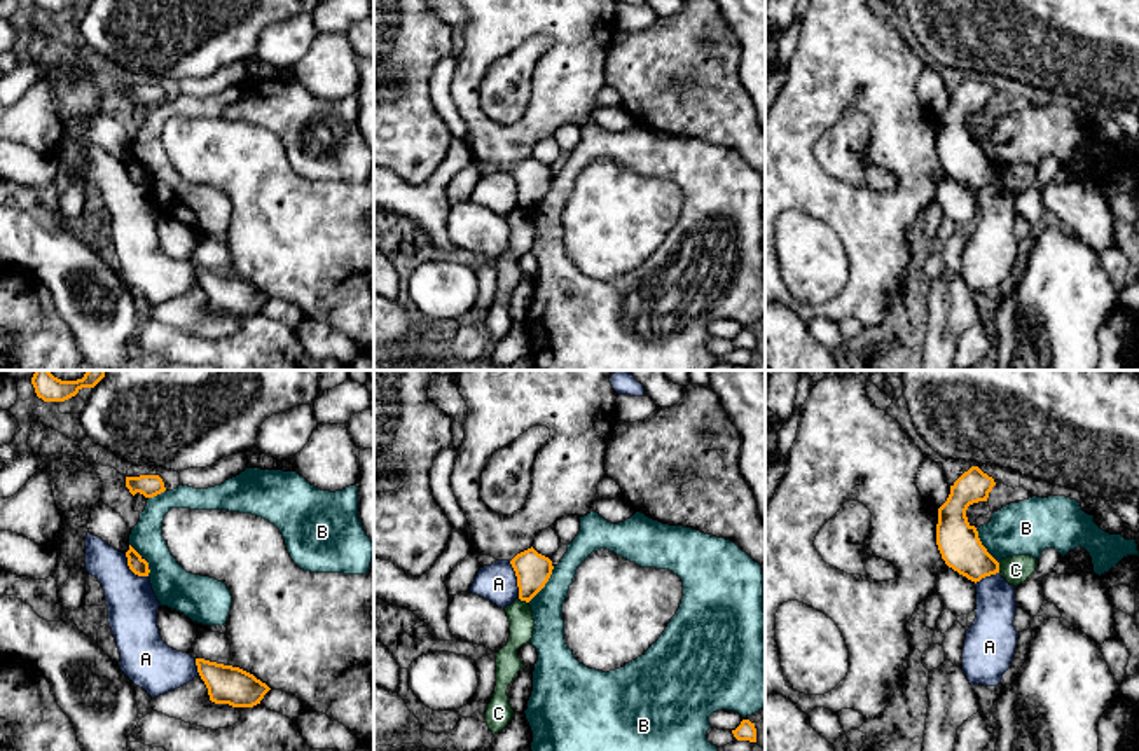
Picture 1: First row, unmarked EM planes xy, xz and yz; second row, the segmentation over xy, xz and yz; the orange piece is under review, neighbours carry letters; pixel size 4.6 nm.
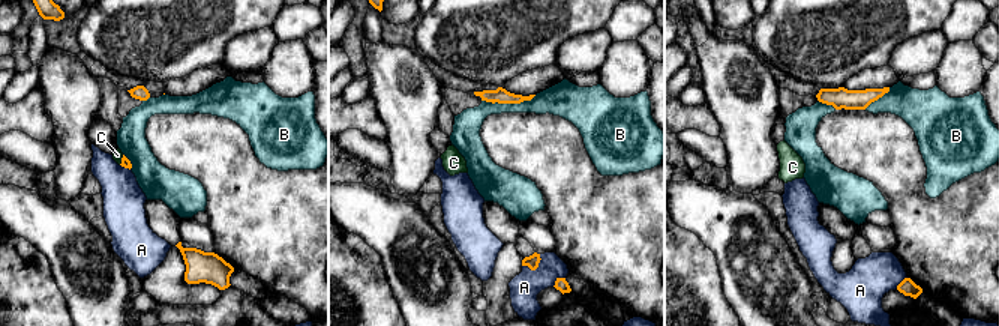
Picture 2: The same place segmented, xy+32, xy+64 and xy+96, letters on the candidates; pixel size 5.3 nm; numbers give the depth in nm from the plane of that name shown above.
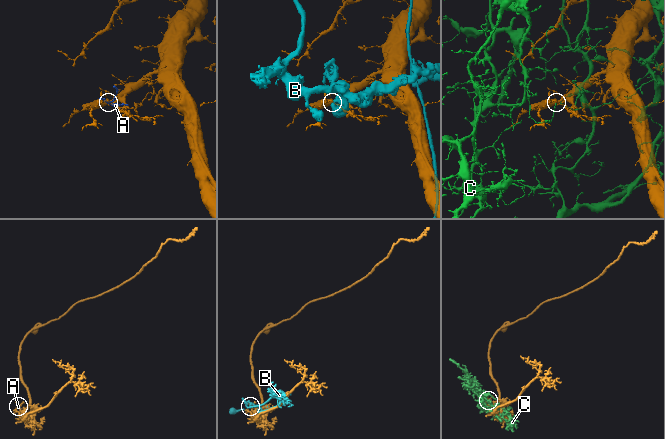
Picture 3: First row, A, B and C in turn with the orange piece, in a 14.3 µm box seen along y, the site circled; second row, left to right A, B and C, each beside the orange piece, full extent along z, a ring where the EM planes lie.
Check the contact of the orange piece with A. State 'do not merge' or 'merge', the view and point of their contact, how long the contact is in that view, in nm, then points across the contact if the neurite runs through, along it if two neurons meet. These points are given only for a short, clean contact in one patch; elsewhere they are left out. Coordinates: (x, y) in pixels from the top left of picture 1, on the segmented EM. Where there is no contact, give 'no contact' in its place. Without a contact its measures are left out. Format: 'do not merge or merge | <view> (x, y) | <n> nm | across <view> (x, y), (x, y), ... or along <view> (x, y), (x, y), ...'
do not merge | xz (517, 580) | 180 nm

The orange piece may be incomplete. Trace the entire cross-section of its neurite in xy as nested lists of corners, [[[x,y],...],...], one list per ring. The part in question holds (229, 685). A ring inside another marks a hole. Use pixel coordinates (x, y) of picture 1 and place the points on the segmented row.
[[[196,658],[197,672],[208,688],[210,700],[232,707],[253,707],[271,690],[253,674],[204,658]]]

